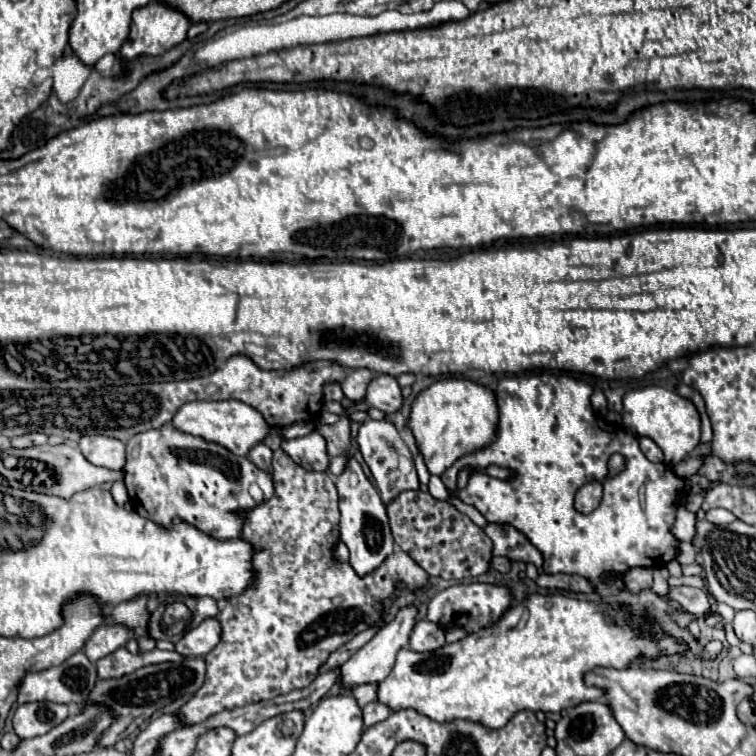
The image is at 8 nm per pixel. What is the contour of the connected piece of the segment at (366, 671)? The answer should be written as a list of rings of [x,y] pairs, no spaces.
[[[413,607],[401,609],[389,625],[379,629],[377,635],[365,647],[361,647],[347,663],[341,665],[341,671],[339,671],[341,687],[347,689],[347,691],[353,691],[359,685],[369,685],[369,683],[377,685],[377,683],[381,683],[389,675],[389,671],[393,669],[393,661],[395,661],[397,651],[409,643],[409,635],[411,635],[413,625],[415,625],[415,609]]]

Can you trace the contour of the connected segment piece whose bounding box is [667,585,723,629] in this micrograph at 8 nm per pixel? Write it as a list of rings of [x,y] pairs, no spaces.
[[[687,585],[669,587],[667,599],[673,599],[673,601],[681,603],[681,607],[685,607],[695,617],[705,617],[705,621],[709,625],[717,625],[717,627],[723,629],[721,615],[709,615],[709,601],[707,601],[705,591],[701,591],[697,587],[687,587]]]

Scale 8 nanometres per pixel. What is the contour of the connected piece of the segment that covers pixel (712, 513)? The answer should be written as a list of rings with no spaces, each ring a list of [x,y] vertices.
[[[709,509],[707,511],[707,519],[715,525],[725,525],[725,523],[731,523],[735,519],[735,515],[727,509]]]

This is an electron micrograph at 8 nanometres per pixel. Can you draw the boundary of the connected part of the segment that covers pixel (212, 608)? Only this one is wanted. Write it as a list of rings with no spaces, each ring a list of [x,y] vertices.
[[[185,597],[185,605],[189,607],[189,611],[193,615],[191,627],[197,627],[201,621],[213,619],[219,615],[217,601],[213,601],[211,597]]]

